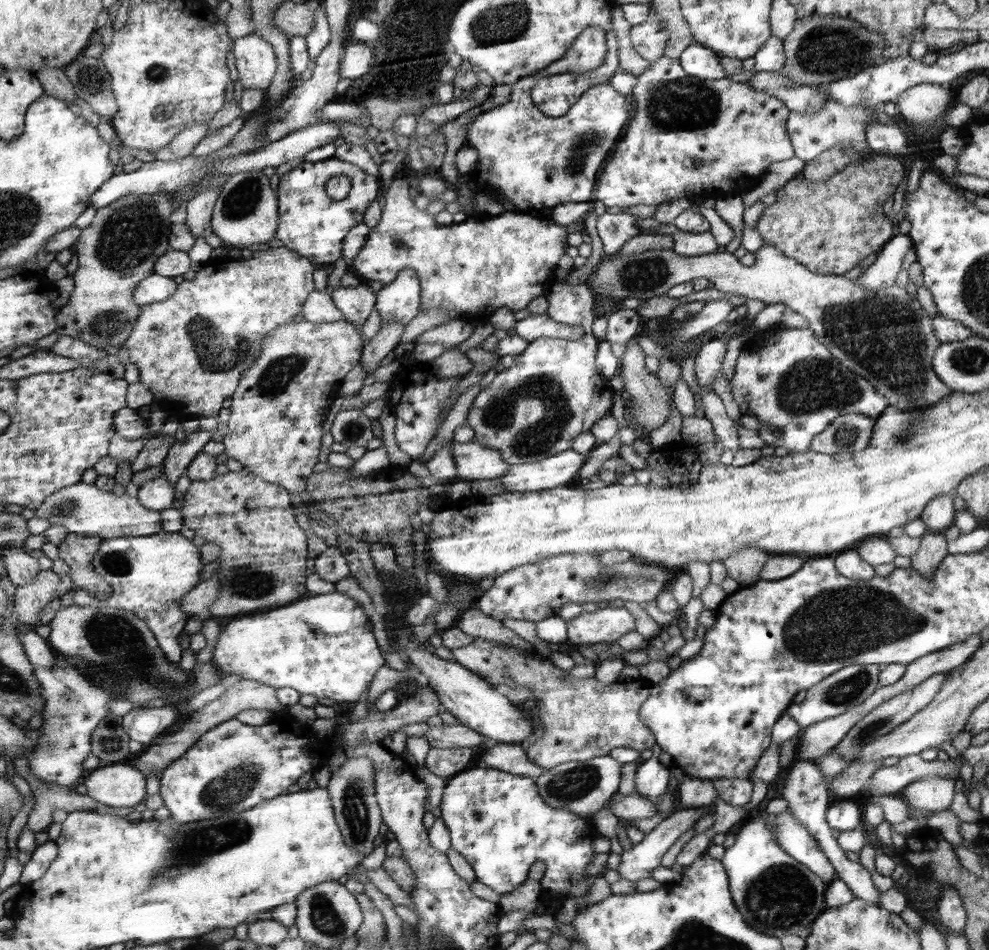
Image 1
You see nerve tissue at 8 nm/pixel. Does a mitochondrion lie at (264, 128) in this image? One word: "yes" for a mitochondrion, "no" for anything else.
yes

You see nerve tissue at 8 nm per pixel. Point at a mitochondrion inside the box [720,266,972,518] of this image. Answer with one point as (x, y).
(882, 336)

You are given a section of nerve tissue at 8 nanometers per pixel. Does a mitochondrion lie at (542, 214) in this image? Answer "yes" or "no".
no

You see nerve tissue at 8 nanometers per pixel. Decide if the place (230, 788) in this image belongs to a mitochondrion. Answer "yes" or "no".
yes

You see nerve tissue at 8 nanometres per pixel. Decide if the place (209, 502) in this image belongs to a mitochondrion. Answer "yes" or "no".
no

